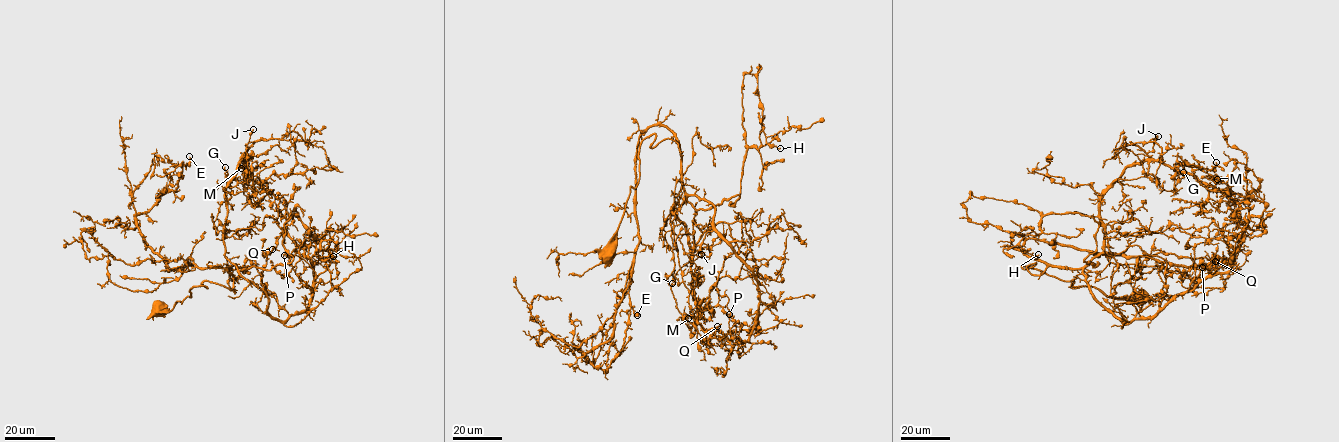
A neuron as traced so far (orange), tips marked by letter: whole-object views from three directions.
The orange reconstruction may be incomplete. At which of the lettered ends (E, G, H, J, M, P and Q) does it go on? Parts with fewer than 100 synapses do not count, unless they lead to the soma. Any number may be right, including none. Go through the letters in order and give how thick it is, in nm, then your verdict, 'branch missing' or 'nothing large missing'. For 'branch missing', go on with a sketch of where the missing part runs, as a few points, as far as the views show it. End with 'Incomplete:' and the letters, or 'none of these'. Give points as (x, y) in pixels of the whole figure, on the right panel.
E: calibre 180 nm; nothing large missing
G: calibre 200 nm; nothing large missing
H: calibre 200 nm; nothing large missing
J: calibre 170 nm; nothing large missing
M: calibre 110 nm; nothing large missing
P: calibre 240 nm; nothing large missing
Q: calibre 120 nm; nothing large missing
Incomplete: none of these

